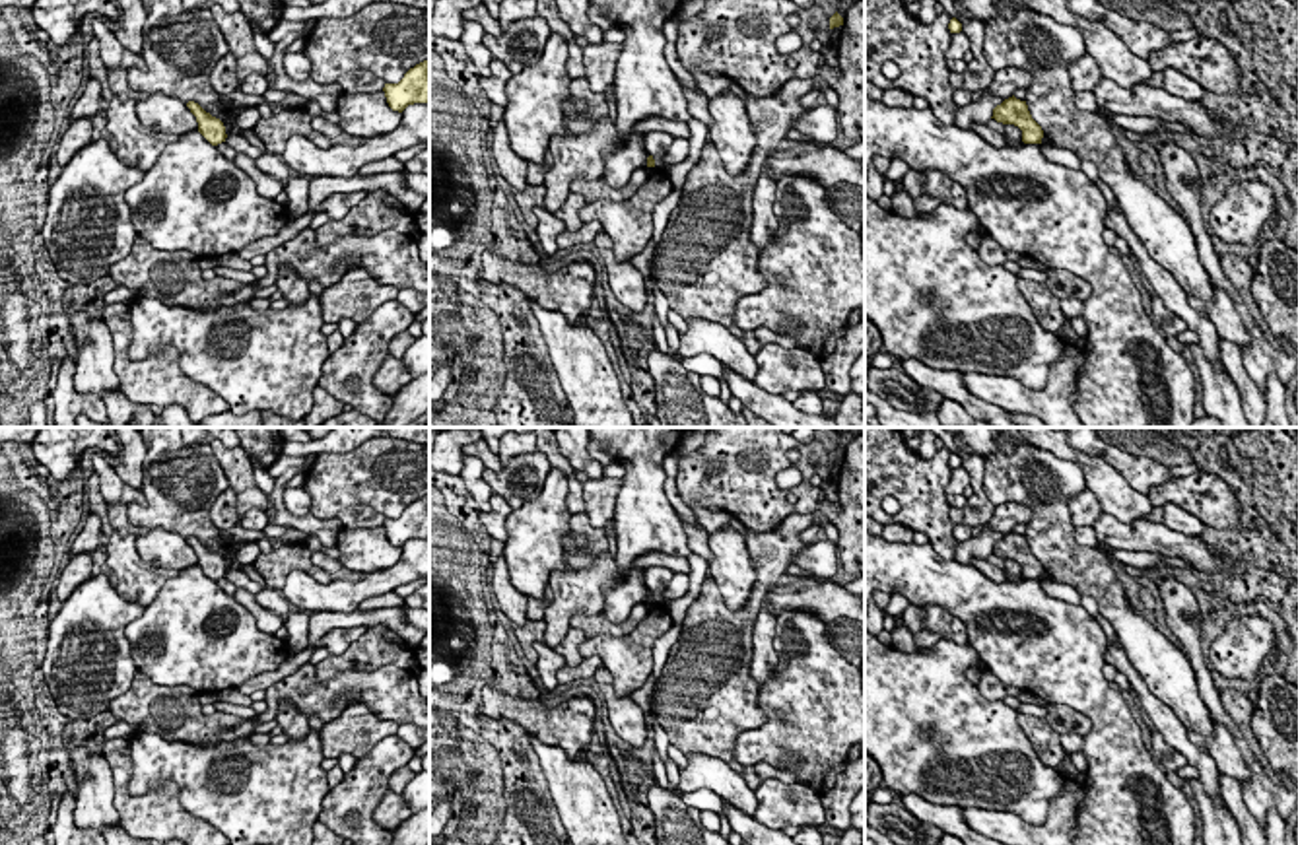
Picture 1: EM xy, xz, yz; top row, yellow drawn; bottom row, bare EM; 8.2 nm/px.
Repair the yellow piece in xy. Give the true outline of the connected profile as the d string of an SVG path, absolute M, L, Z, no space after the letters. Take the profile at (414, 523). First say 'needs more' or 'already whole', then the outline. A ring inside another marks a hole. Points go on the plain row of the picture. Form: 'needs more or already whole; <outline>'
already whole; M429 495L410 503L398 519L385 519L387 538L402 548L408 540L429 538Z

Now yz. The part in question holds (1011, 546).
already whole; M1012 530L993 544L991 554L1003 559L1018 561L1022 565L1024 579L1042 579L1043 565L1032 554L1026 536L1020 536Z

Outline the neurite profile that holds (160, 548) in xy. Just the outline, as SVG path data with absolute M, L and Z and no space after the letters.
M152 528L144 536L136 536L136 550L142 561L161 569L187 569L198 565L196 552L187 538L163 530Z

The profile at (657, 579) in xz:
M645 567L645 585L655 594L655 604L668 604L668 600L663 596L668 583L672 581L674 573L665 567Z

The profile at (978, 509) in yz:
M970 455L962 466L970 472L970 486L974 493L968 497L966 505L962 507L964 519L962 524L966 526L985 526L993 513L995 505L983 491L983 458L979 455Z

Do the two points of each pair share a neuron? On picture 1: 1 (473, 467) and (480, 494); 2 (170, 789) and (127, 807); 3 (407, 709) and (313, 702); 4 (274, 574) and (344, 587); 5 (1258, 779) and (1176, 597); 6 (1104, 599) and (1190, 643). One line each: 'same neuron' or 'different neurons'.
1: same neuron
2: same neuron
3: same neuron
4: different neurons
5: same neuron
6: different neurons

